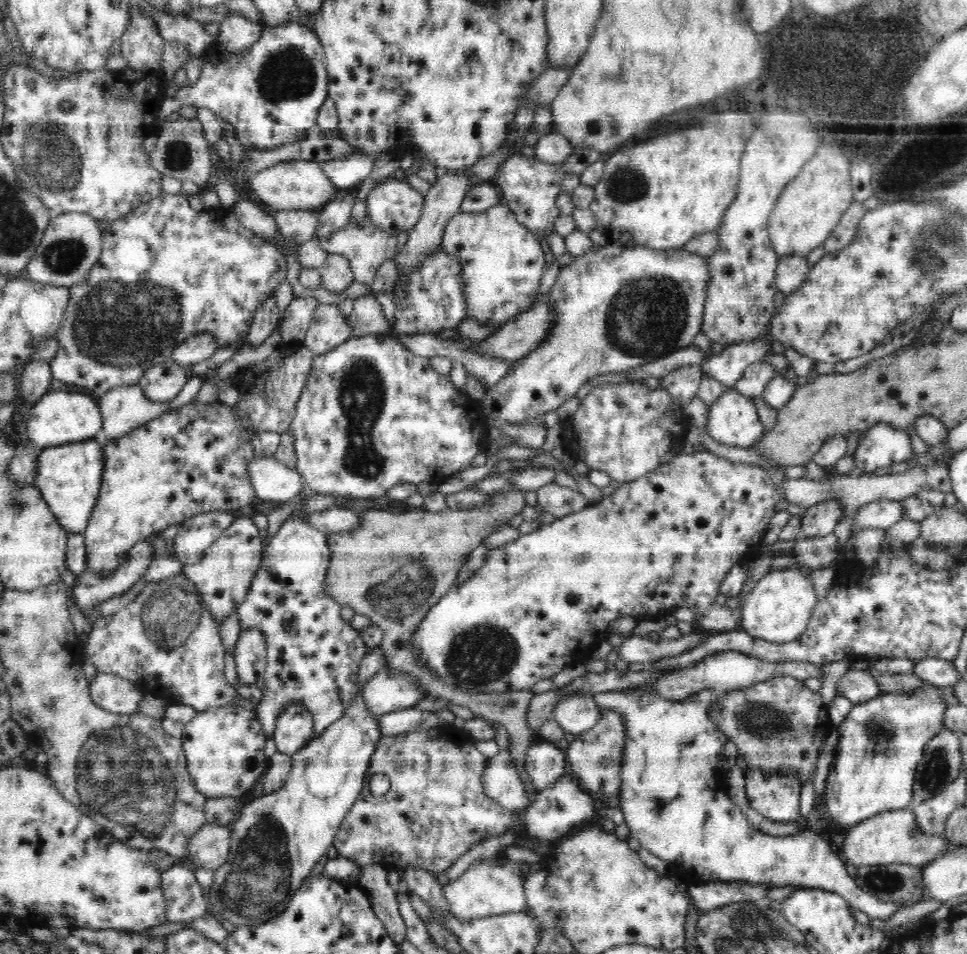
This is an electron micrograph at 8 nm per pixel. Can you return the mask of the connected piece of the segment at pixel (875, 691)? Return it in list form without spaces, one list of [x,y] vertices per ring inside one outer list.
[[[848,670],[842,680],[838,680],[837,695],[842,695],[851,700],[852,703],[858,704],[868,702],[876,695],[882,694],[876,679],[868,674],[867,670]]]

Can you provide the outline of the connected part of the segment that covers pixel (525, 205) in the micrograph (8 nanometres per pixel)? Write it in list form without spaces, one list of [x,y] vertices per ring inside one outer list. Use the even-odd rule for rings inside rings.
[[[514,151],[507,157],[504,165],[500,166],[496,184],[502,191],[502,202],[516,215],[518,223],[526,226],[528,231],[534,233],[538,238],[546,240],[550,234],[555,233],[555,220],[560,215],[556,199],[562,192],[562,181],[566,175],[562,163],[549,164],[541,162],[535,158],[535,155],[526,157],[519,151]]]

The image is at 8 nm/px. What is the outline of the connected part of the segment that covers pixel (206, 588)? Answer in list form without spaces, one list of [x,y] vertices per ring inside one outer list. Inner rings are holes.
[[[236,513],[232,524],[205,550],[204,556],[196,564],[183,565],[182,573],[196,584],[196,594],[200,596],[203,606],[208,607],[210,615],[216,617],[218,624],[221,625],[230,613],[238,610],[239,604],[245,599],[250,583],[263,559],[262,545],[260,529],[252,519]]]

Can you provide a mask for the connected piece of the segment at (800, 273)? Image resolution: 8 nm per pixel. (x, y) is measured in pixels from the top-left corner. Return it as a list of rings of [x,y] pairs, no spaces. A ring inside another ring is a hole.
[[[791,254],[779,259],[775,272],[777,290],[788,298],[791,292],[806,280],[809,270],[807,256]]]

